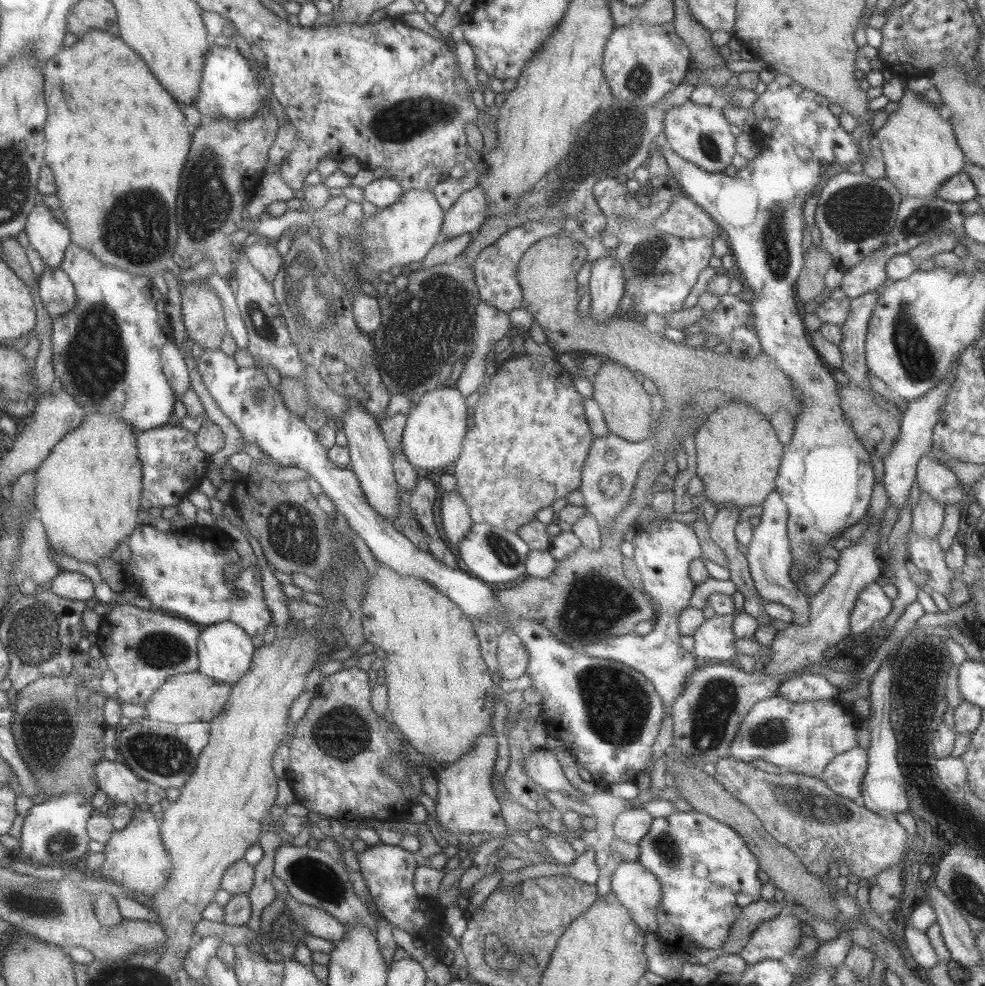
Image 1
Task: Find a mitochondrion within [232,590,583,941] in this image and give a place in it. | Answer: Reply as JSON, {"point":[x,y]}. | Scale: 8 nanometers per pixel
{"point":[342,733]}

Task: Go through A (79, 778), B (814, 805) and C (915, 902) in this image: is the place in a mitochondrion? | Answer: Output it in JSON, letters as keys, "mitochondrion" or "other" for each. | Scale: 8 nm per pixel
{"A":"other","B":"mitochondrion","C":"other"}

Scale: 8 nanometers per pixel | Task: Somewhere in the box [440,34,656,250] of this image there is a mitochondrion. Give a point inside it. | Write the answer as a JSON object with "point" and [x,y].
{"point":[611,134]}

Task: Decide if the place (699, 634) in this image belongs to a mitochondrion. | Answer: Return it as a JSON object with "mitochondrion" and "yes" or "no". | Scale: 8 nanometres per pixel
{"mitochondrion":"no"}

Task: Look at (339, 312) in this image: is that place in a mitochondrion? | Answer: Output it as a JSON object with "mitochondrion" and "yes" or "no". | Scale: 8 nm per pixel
{"mitochondrion":"no"}

